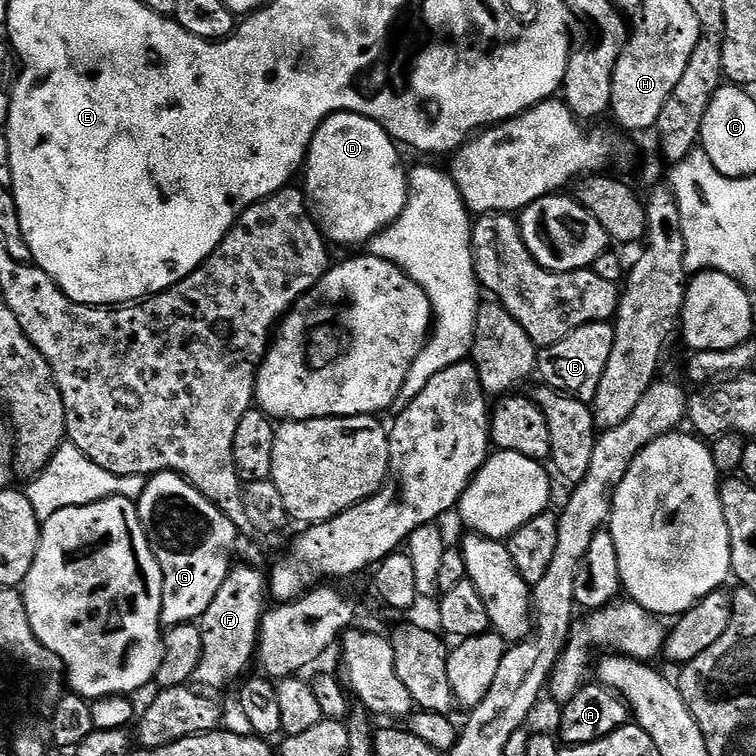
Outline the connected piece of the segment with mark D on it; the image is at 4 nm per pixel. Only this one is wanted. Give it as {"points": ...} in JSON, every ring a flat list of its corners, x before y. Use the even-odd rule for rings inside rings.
{"points":[[335,112,318,126,308,158,302,169,303,191,306,193,308,210,325,241,336,244,367,245,383,228,388,228,402,214,408,201,408,172,400,161,401,149,378,122,353,112]]}

